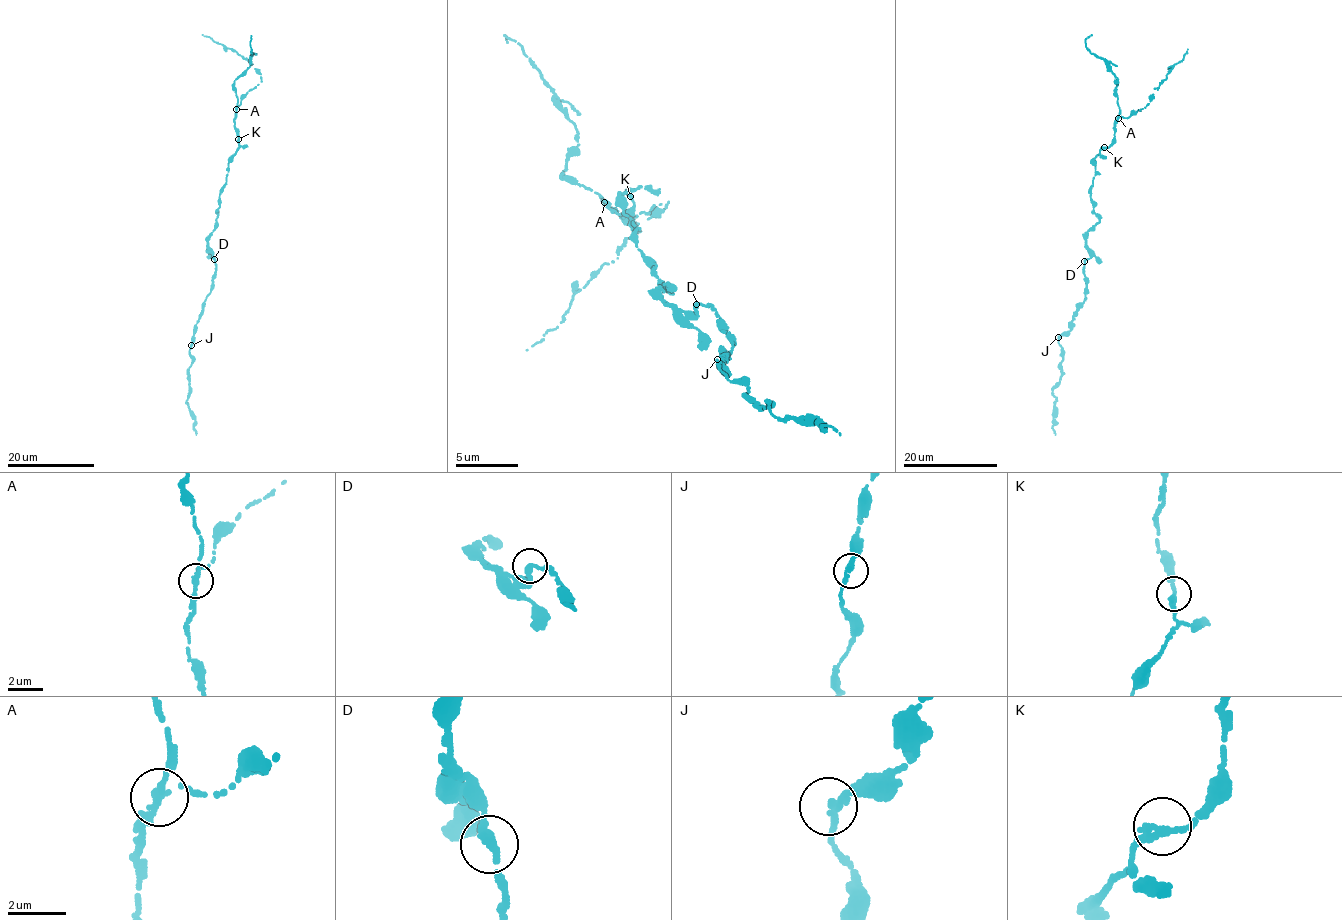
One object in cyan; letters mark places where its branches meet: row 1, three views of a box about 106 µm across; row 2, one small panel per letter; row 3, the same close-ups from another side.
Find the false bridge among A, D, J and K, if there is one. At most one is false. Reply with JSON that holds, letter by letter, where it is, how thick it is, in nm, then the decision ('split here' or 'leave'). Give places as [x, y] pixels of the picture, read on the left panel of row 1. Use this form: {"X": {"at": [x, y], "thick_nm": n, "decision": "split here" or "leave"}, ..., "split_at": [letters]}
{"A": {"at": [236, 109], "thick_nm": 260, "decision": "split here"}, "D": {"at": [214, 259], "thick_nm": 240, "decision": "leave"}, "J": {"at": [191, 345], "thick_nm": 260, "decision": "leave"}, "K": {"at": [238, 139], "thick_nm": 280, "decision": "leave"}, "split_at": ["A"]}

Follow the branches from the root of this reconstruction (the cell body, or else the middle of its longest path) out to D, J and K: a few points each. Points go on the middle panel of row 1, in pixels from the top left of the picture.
D: (669, 291), (672, 293), (667, 284), (661, 288), (660, 298), (687, 314), (695, 315), (696, 304)
J: (669, 291), (660, 298), (687, 314), (699, 303), (718, 312), (734, 339), (725, 376), (717, 359)
K: (669, 291), (654, 273), (656, 266), (630, 240), (639, 229), (619, 205), (629, 188), (630, 196)

